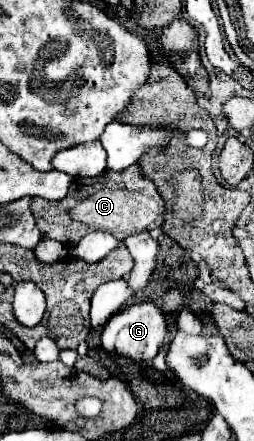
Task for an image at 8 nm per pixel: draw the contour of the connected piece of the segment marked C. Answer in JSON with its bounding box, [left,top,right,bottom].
[33,167,165,247]

